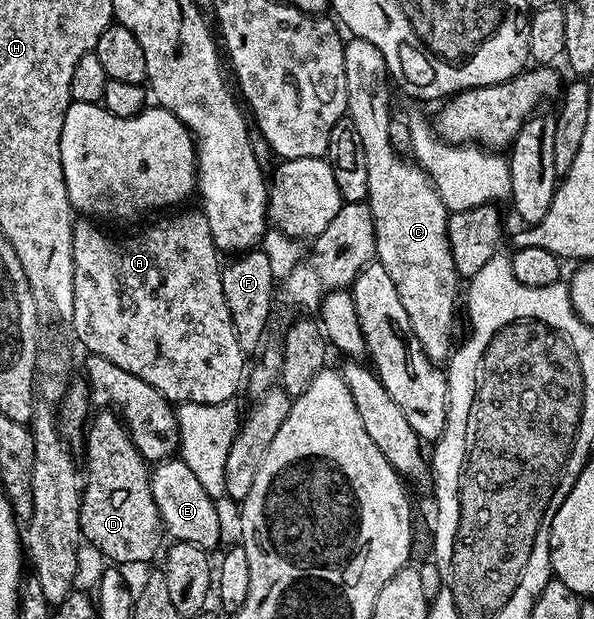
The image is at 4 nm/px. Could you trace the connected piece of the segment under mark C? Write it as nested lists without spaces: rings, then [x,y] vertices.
[[[357,38],[347,39],[345,46],[346,116],[352,122],[352,126],[356,126],[356,134],[360,137],[360,146],[364,146],[364,158],[368,165],[368,194],[365,202],[370,205],[372,222],[375,223],[376,260],[384,266],[384,270],[388,270],[392,282],[396,282],[396,294],[400,294],[400,302],[404,310],[408,310],[408,322],[412,322],[412,330],[420,340],[424,354],[428,354],[428,358],[434,364],[442,366],[452,355],[452,345],[455,343],[454,303],[457,300],[459,303],[460,300],[460,288],[458,292],[460,277],[452,262],[446,233],[448,209],[431,184],[429,176],[418,167],[417,163],[411,162],[407,157],[396,155],[388,142],[388,126],[392,119],[391,89],[388,87],[386,63],[380,50],[376,50],[372,42]]]

